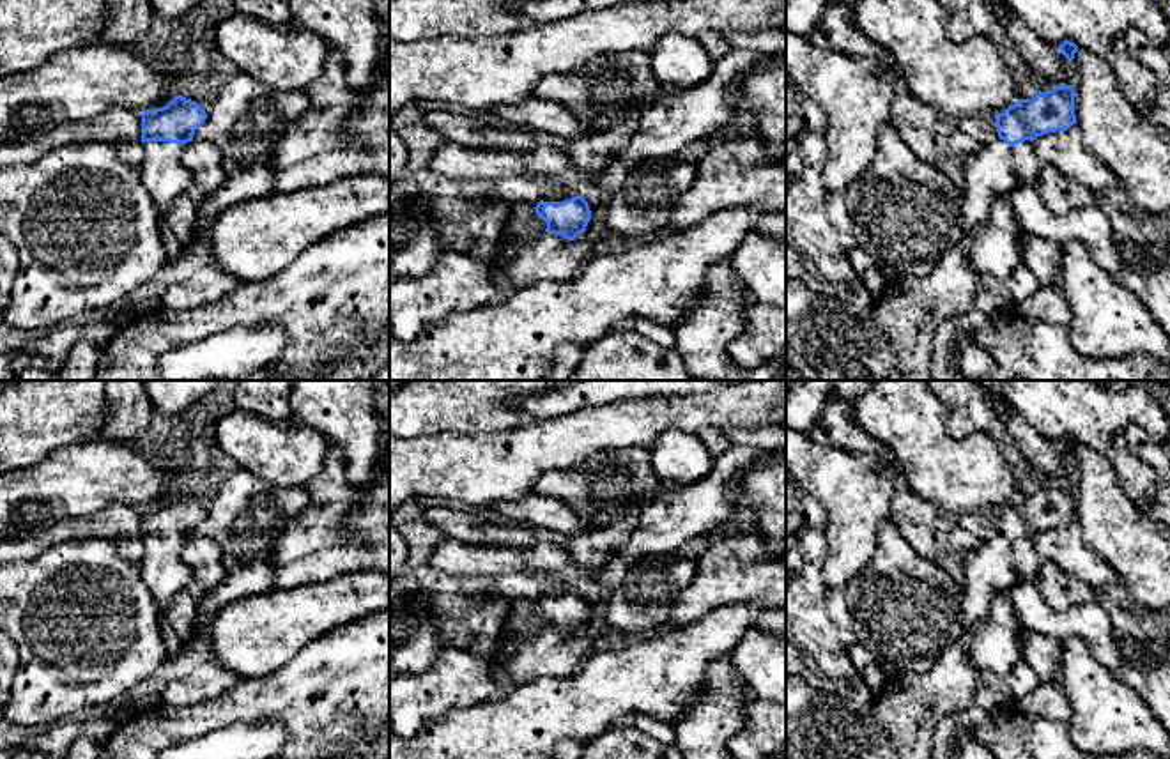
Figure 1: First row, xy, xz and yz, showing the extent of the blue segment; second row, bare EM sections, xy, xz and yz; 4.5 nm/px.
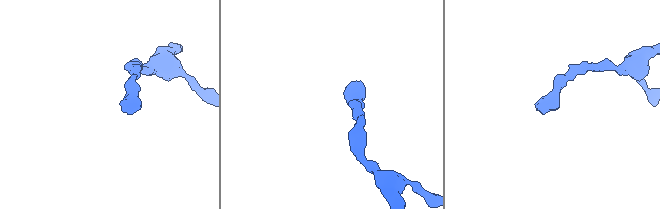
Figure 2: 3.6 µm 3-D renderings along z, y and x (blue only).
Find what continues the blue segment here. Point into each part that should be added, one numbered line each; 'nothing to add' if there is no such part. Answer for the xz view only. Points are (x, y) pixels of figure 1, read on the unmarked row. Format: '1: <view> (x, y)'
1: xz (553, 590)

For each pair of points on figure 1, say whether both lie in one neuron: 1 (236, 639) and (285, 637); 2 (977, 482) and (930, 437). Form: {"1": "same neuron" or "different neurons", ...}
{"1": "same neuron", "2": "same neuron"}

